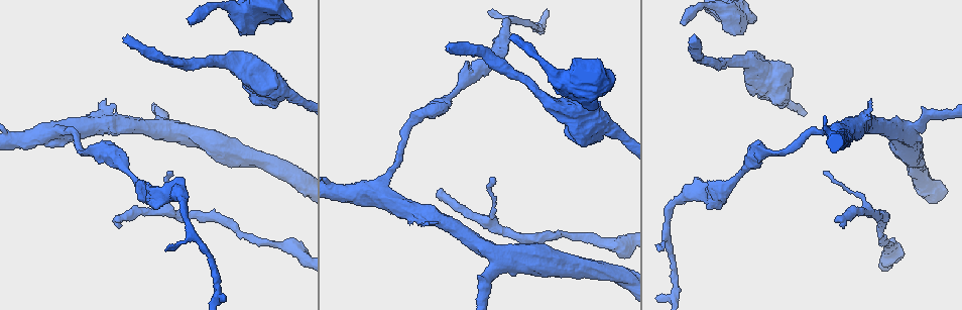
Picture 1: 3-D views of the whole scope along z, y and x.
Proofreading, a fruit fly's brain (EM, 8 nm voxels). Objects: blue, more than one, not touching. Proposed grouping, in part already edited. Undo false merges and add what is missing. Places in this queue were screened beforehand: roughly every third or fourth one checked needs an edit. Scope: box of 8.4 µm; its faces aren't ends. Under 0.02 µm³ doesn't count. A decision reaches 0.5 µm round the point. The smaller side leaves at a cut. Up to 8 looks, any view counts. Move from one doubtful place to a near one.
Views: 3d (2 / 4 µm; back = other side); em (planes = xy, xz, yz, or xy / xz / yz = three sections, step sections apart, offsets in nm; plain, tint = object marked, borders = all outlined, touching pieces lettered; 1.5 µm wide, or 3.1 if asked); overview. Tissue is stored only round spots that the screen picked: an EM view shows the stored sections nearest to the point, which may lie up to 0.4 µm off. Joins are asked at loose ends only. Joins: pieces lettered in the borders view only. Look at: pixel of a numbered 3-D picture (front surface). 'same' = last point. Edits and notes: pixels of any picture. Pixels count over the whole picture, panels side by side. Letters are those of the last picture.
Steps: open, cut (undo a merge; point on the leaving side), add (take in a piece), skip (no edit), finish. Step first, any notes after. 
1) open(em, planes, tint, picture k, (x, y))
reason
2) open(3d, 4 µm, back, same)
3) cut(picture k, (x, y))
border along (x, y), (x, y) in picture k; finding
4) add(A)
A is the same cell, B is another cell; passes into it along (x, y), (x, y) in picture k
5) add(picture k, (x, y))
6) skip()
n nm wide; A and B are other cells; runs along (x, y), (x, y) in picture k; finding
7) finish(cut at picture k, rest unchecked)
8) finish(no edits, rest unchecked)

open(em, yz, step 4, tint, picture 1, (697, 36))
free end

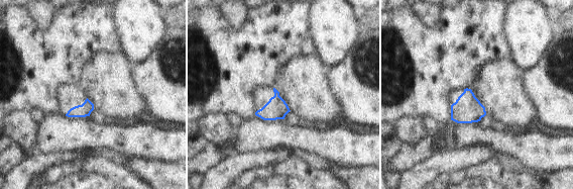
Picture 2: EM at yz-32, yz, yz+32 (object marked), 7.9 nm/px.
open(em, xy, step 4, borders, same)
another direction

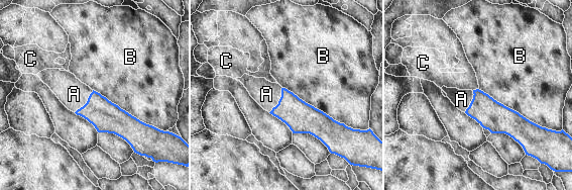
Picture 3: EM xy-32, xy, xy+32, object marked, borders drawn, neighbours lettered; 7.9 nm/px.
add(A)
A is the same cell, B and C are other cells; it goes on there

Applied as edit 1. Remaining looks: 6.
open(3d, 4 µm, picture 1, (914, 125))
thick turns thin

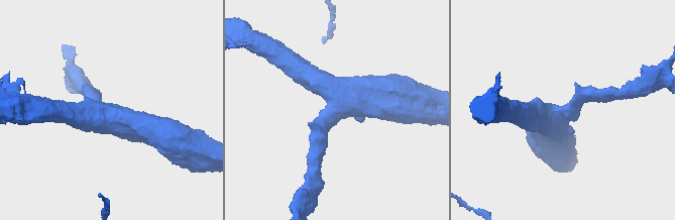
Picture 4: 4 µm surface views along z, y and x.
open(em, planes, borders, picture 4, (562, 113))
3 arms; arms of 220, 420, 550 nm; now the EM

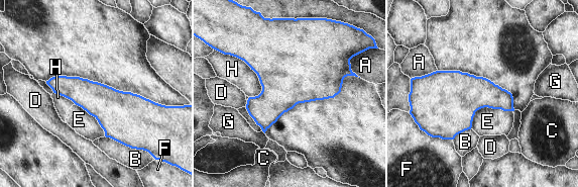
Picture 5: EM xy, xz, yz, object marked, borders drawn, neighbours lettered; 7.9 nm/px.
skip()
A, B, C, D, E, F, G and H are other cells; border along (512, 110), (481, 107), (470, 128) in picture 5; one neuron here

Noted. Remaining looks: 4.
open(em, planes, borders, picture 1, (491, 178))
tapers out

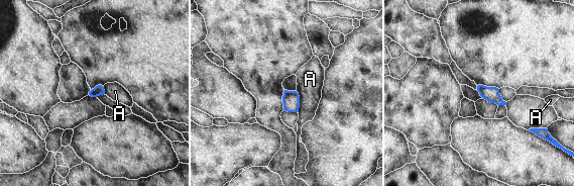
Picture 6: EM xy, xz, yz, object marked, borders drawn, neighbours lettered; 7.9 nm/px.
skip()
A is another cell; border along (296, 91), (299, 96), (298, 112) in picture 6; no lettered piece goes on from it

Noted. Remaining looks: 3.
finish(add at picture 3, rest unchecked)

